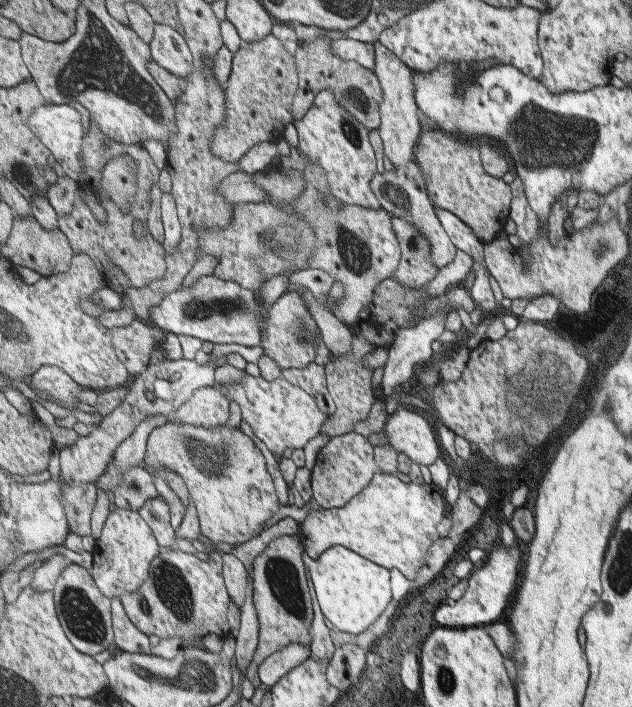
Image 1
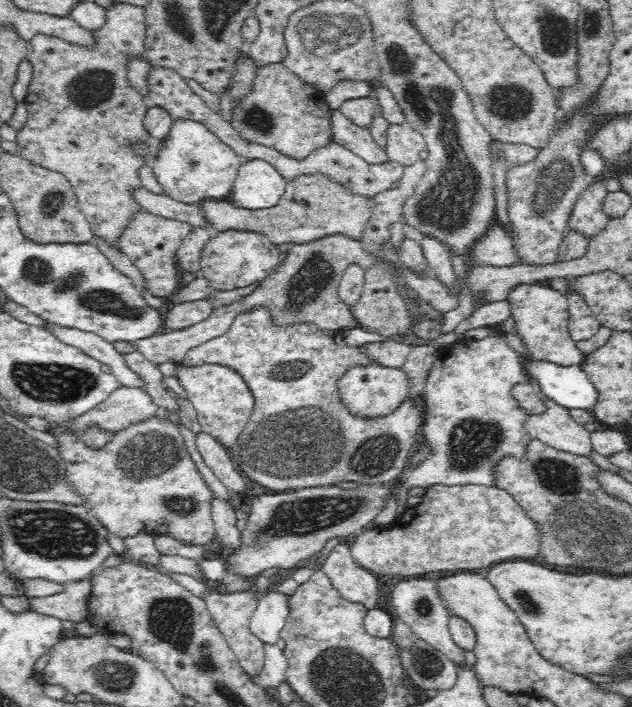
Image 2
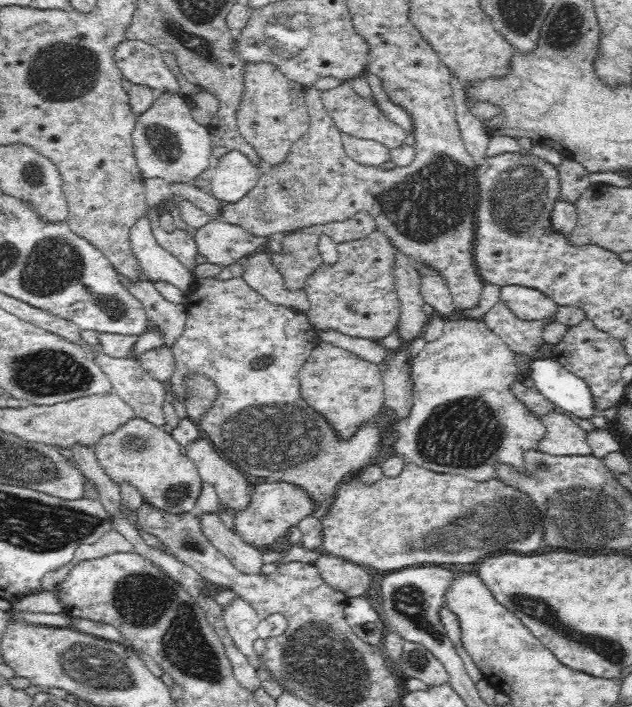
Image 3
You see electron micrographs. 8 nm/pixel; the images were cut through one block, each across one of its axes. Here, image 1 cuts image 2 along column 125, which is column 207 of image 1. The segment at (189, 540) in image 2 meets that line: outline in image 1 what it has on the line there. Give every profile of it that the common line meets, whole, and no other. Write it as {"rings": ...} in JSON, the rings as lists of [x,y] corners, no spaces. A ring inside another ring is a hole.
{"rings":[[[170,421],[150,434],[143,462],[159,472],[170,468],[185,479],[199,509],[202,532],[216,543],[236,546],[257,537],[264,528],[262,524],[278,510],[278,498],[266,472],[264,456],[250,436],[238,428],[203,428]]]}

